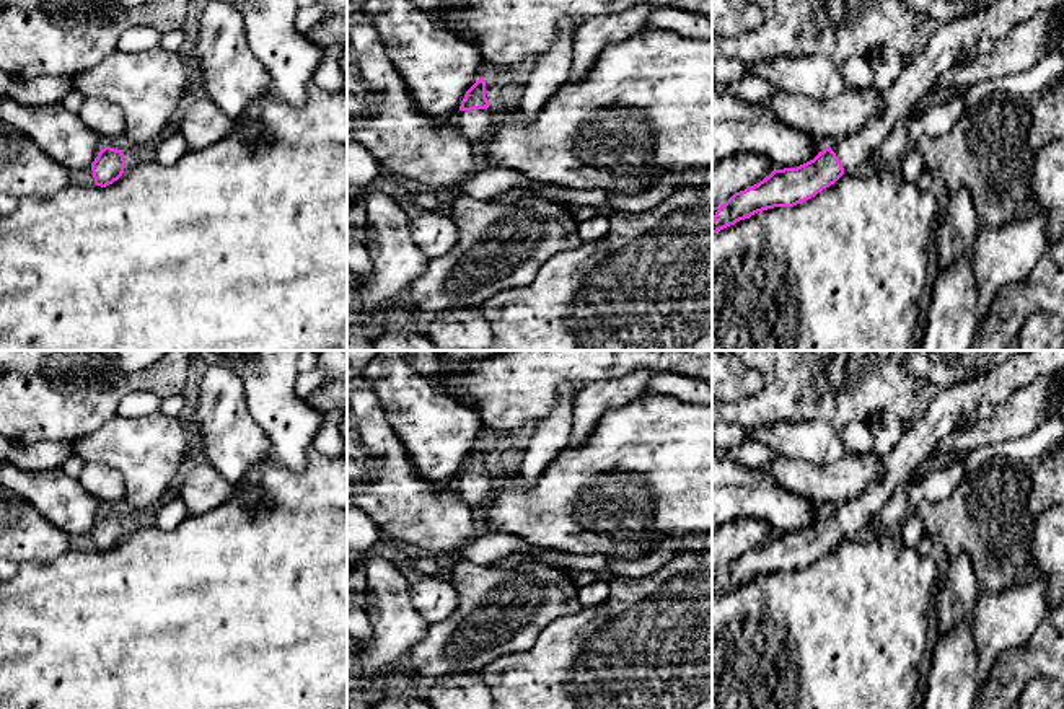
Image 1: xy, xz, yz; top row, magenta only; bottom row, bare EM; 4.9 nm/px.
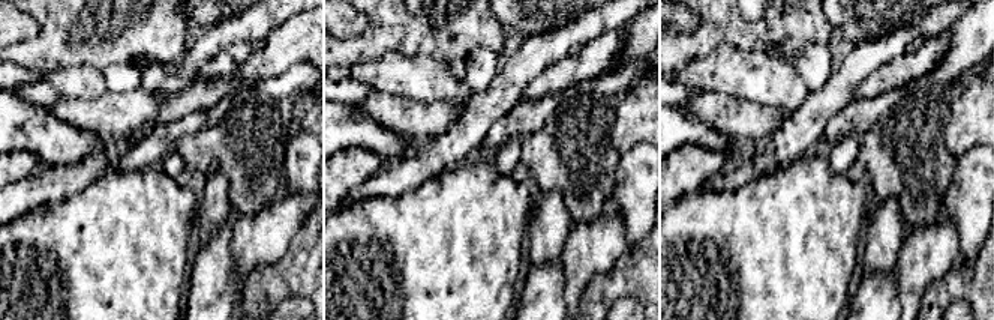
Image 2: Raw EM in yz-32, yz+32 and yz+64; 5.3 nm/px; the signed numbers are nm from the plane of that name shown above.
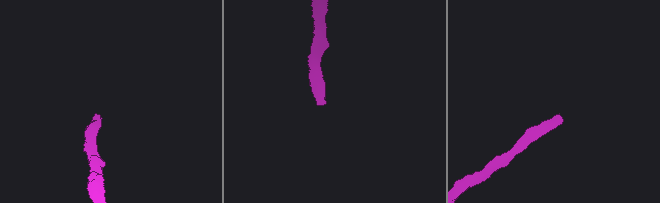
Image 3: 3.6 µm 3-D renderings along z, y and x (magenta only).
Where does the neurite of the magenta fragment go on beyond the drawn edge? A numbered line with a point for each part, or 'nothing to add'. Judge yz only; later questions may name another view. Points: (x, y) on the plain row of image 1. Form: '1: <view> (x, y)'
1: yz (945, 409)

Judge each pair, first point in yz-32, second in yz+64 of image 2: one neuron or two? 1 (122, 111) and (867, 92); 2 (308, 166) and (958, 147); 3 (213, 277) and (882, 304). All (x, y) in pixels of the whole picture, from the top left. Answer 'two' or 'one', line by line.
1: two
2: two
3: one

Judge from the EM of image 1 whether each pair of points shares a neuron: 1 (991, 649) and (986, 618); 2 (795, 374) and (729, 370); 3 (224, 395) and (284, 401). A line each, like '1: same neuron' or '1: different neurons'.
1: same neuron
2: different neurons
3: different neurons

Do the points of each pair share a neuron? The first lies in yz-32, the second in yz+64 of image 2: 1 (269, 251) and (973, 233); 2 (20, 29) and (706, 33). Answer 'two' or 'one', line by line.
1: two
2: two

